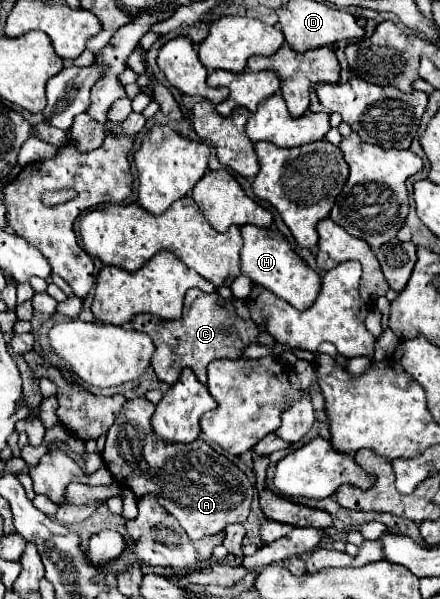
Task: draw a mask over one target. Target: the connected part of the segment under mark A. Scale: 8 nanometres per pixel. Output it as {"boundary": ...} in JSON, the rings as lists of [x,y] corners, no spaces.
{"boundary":[[[147,398],[127,400],[109,428],[101,456],[115,482],[131,488],[139,498],[155,494],[159,504],[181,522],[191,540],[217,534],[229,524],[245,522],[253,498],[249,478],[201,438],[191,444],[167,444],[159,440],[151,428],[153,412],[155,406]]]}

